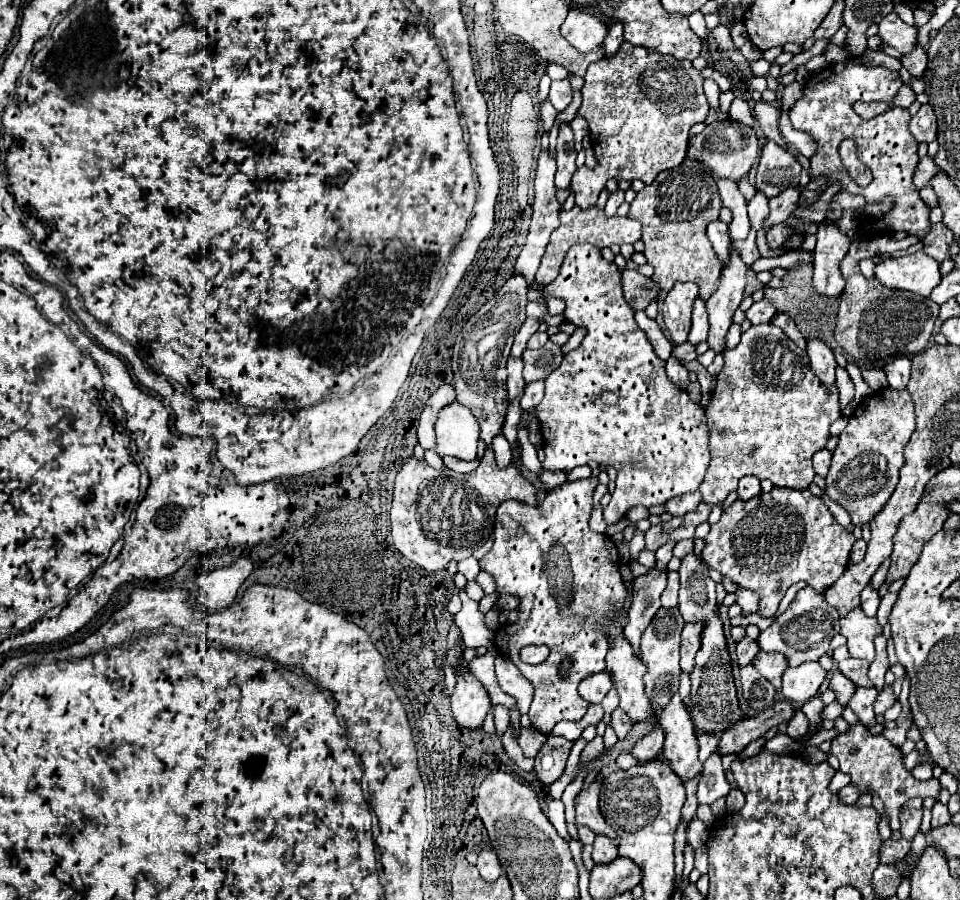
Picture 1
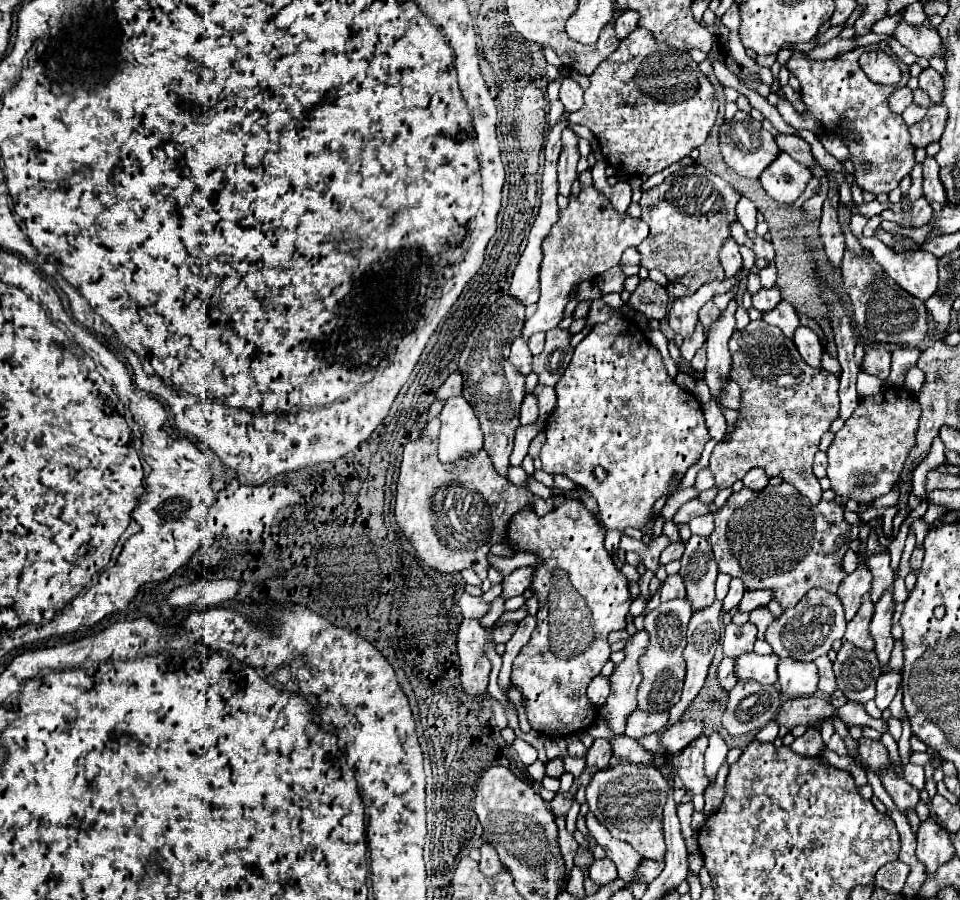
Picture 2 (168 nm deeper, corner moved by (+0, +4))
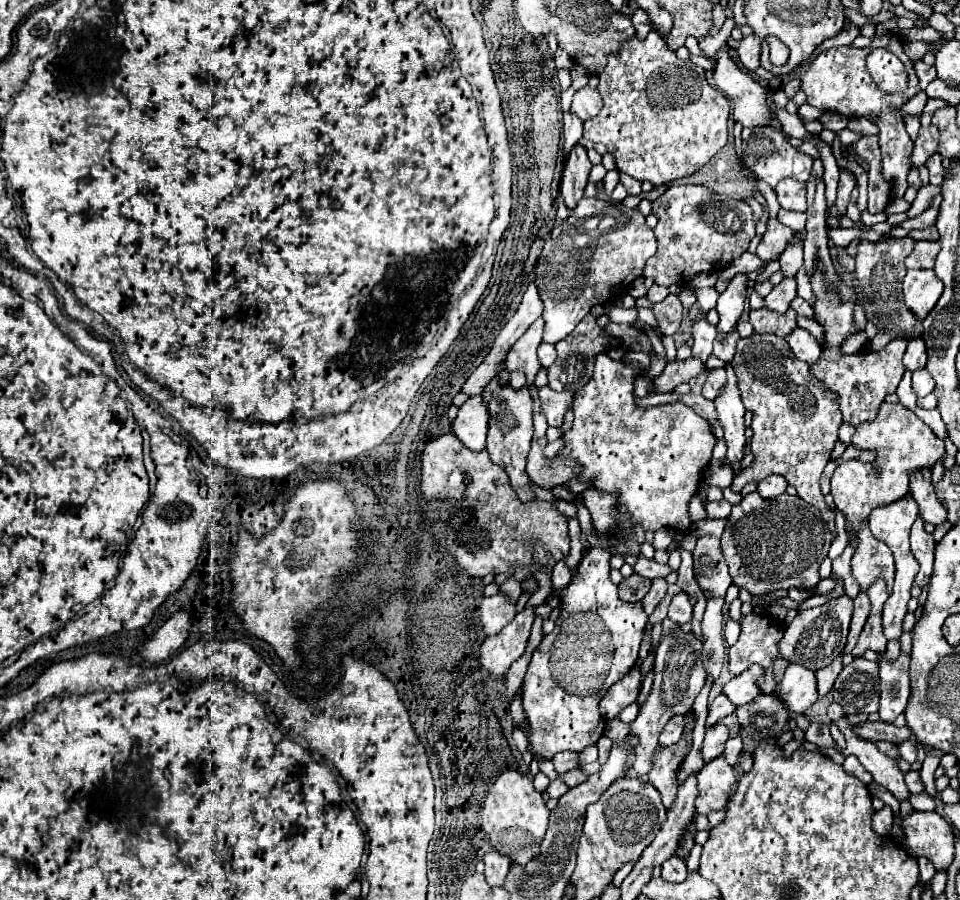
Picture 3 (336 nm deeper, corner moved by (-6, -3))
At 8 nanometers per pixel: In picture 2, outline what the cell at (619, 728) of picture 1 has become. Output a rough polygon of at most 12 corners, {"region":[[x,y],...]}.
{"region":[[633,710],[625,734],[643,738],[661,730],[669,712]]}

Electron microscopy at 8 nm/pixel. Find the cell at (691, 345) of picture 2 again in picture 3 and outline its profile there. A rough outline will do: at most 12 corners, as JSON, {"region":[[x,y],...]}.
{"region":[[697,357],[671,361],[653,379],[653,393],[671,393],[703,371]]}

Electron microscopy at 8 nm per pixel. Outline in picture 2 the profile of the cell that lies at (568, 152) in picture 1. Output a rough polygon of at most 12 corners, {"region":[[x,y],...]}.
{"region":[[567,126],[561,134],[559,194],[569,196],[577,178],[577,134]]}

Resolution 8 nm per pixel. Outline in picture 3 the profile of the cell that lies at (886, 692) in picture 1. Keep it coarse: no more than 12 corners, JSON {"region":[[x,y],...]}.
{"region":[[879,653],[881,721],[907,707],[909,655]]}

